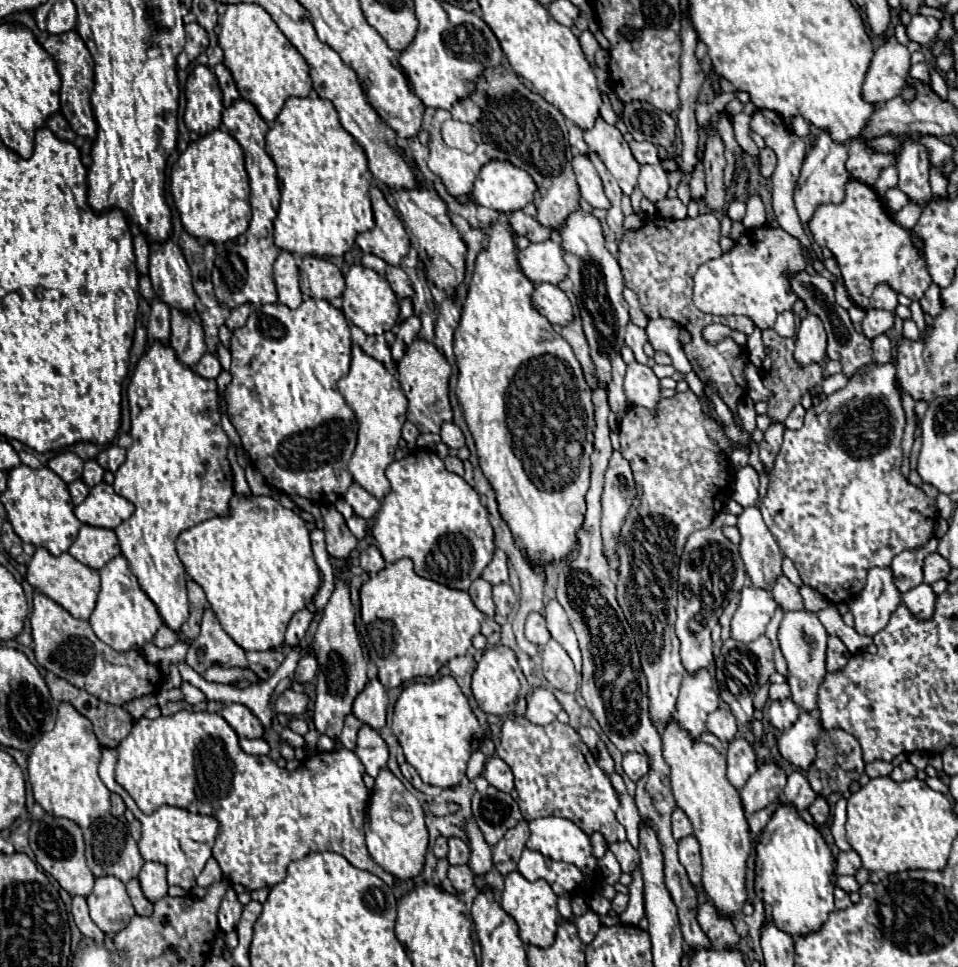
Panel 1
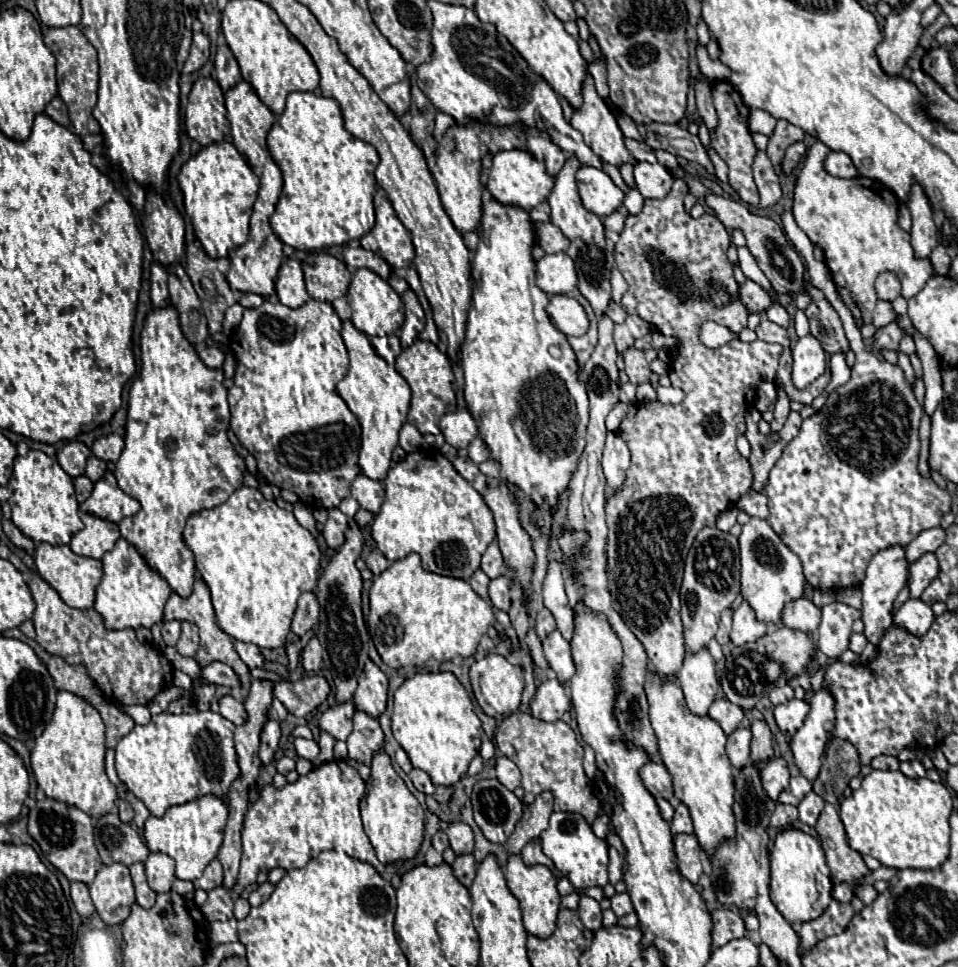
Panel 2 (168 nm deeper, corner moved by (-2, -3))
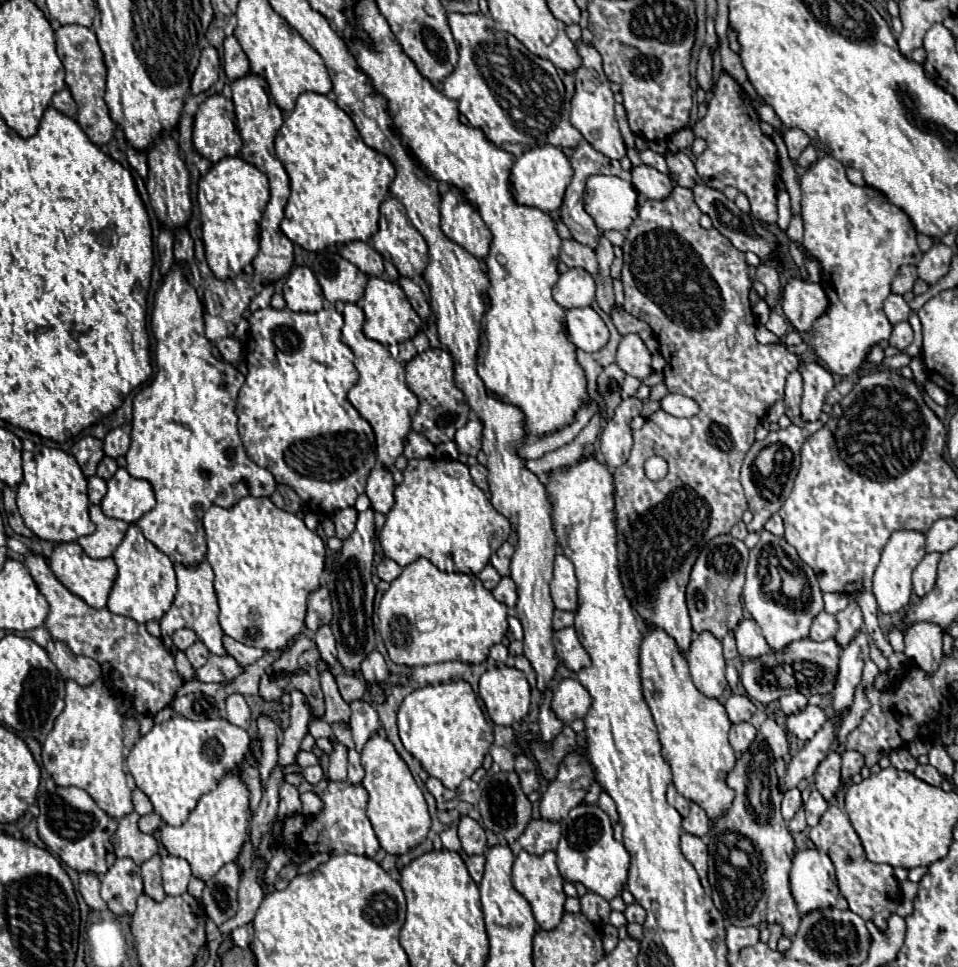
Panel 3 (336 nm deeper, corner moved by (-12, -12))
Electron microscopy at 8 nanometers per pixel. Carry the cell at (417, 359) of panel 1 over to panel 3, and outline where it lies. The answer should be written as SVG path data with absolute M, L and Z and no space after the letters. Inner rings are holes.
M429 348L407 362L407 386L419 398L417 414L413 416L413 430L423 434L431 444L453 440L455 432L469 420L469 404L465 394L453 382L453 358L441 348Z

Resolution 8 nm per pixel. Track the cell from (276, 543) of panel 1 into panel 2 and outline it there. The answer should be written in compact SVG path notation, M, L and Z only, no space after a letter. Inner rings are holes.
M241 487L223 505L189 517L183 539L193 551L195 567L211 591L219 627L233 639L253 643L261 649L283 647L291 631L291 619L299 595L305 591L315 591L317 587L321 559L315 537L299 525L295 515L277 507L275 501L267 501L259 489Z

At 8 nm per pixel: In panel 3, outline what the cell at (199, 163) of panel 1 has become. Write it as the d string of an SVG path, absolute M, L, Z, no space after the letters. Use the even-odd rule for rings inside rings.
M223 158L199 180L199 208L203 244L215 278L235 278L253 262L259 250L259 220L269 202L269 182L253 164L241 158Z

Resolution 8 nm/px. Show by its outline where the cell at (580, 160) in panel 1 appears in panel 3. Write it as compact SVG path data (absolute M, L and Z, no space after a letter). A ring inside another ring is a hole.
M589 176L583 202L585 212L601 232L625 232L637 218L637 190L617 176Z

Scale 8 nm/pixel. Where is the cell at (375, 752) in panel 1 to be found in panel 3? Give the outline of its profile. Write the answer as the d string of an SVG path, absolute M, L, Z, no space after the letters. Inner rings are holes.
M353 700L349 706L351 706L351 730L353 730L355 748L357 752L361 752L371 734L379 730L379 716L373 704L365 700Z

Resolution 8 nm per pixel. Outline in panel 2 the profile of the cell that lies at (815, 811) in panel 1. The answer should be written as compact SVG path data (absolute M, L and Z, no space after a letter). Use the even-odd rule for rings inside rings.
M809 793L801 803L799 803L799 819L805 825L815 825L815 821L819 819L819 813L823 811L825 801L817 795L817 793Z

